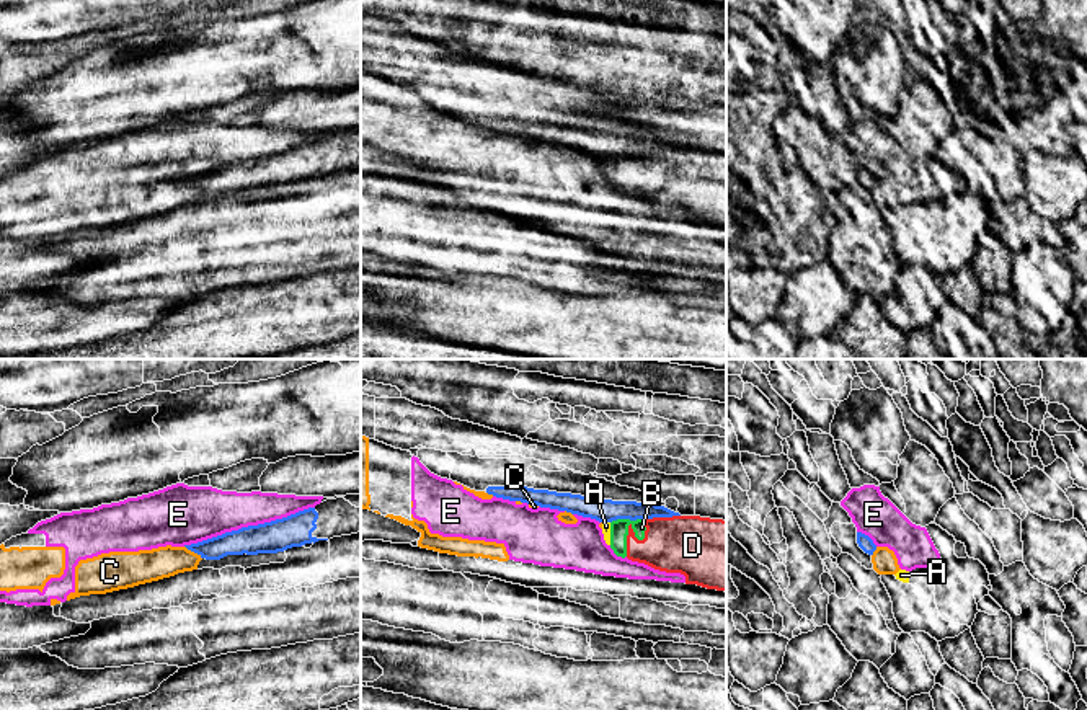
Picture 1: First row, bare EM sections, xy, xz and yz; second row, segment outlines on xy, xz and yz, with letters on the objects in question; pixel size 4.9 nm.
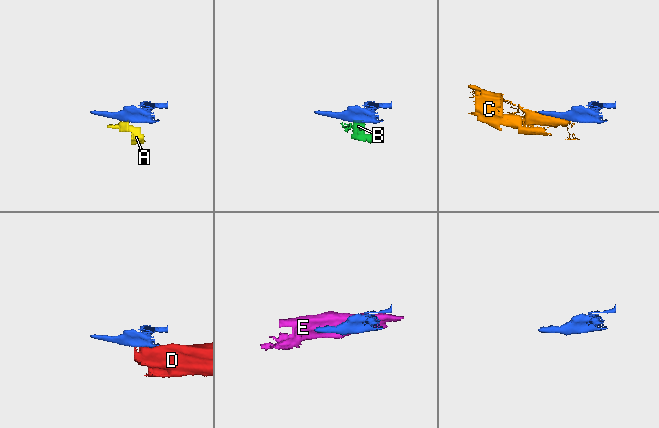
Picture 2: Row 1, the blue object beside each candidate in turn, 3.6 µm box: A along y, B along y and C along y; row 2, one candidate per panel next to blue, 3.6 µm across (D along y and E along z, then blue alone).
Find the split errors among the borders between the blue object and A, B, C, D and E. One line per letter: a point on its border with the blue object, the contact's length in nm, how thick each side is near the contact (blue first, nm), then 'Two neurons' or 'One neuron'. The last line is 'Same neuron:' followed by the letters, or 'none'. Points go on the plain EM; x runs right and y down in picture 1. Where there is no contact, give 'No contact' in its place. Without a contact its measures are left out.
A: Touches blue at xz (606, 155). Shared border 40 nm. Thickness 110 nm (blue) against 50 nm. Two neurons
B: Touches blue at xz (627, 152). Shared border 170 nm. Thickness 110 nm (blue) against 100 nm. Two neurons
C: Touches blue at xy (193, 185). Shared border 110 nm. Thickness 130 nm (blue) against 160 nm. Two neurons
D: Touches blue at xz (661, 150). Shared border 190 nm. Thickness 100 nm (blue) against 320 nm. Two neurons
E: Touches blue at xy (248, 160). Shared border 700 nm. Thickness 160 nm (blue) against 260 nm. Two neurons
Same neuron: none

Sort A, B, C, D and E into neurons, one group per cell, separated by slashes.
A B D / C E

